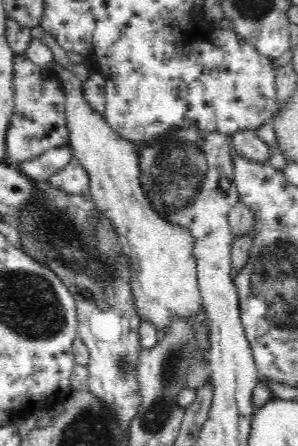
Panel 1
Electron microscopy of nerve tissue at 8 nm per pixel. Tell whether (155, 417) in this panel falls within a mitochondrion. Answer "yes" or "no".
yes

